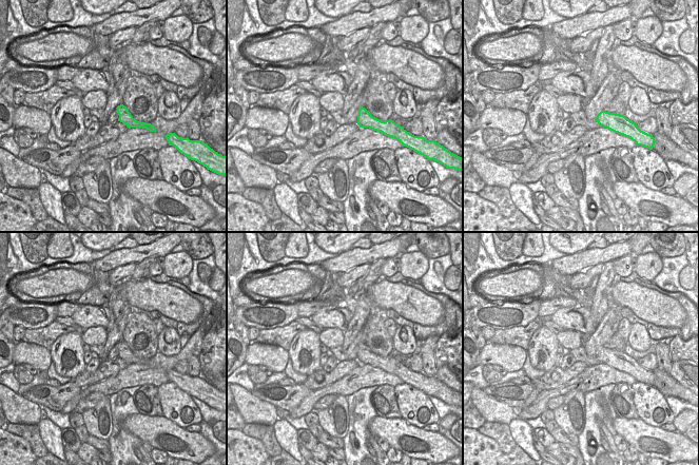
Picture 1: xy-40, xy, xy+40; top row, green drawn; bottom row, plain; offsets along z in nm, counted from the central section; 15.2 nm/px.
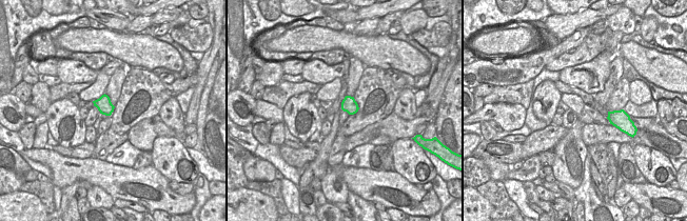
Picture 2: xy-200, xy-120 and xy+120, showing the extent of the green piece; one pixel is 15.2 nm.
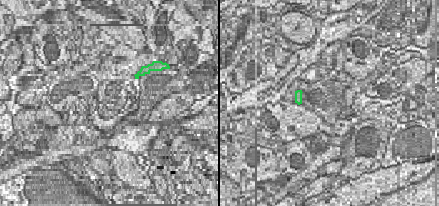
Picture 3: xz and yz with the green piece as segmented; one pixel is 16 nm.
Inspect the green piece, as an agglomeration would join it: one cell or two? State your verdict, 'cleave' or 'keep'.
keep

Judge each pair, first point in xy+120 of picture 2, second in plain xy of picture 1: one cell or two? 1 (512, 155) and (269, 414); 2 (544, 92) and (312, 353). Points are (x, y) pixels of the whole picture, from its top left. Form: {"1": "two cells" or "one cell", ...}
{"1": "two cells", "2": "one cell"}

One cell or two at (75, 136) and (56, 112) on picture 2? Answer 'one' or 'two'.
one

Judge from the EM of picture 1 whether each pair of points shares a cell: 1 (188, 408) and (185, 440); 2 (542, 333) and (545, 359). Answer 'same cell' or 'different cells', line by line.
1: different cells
2: same cell

